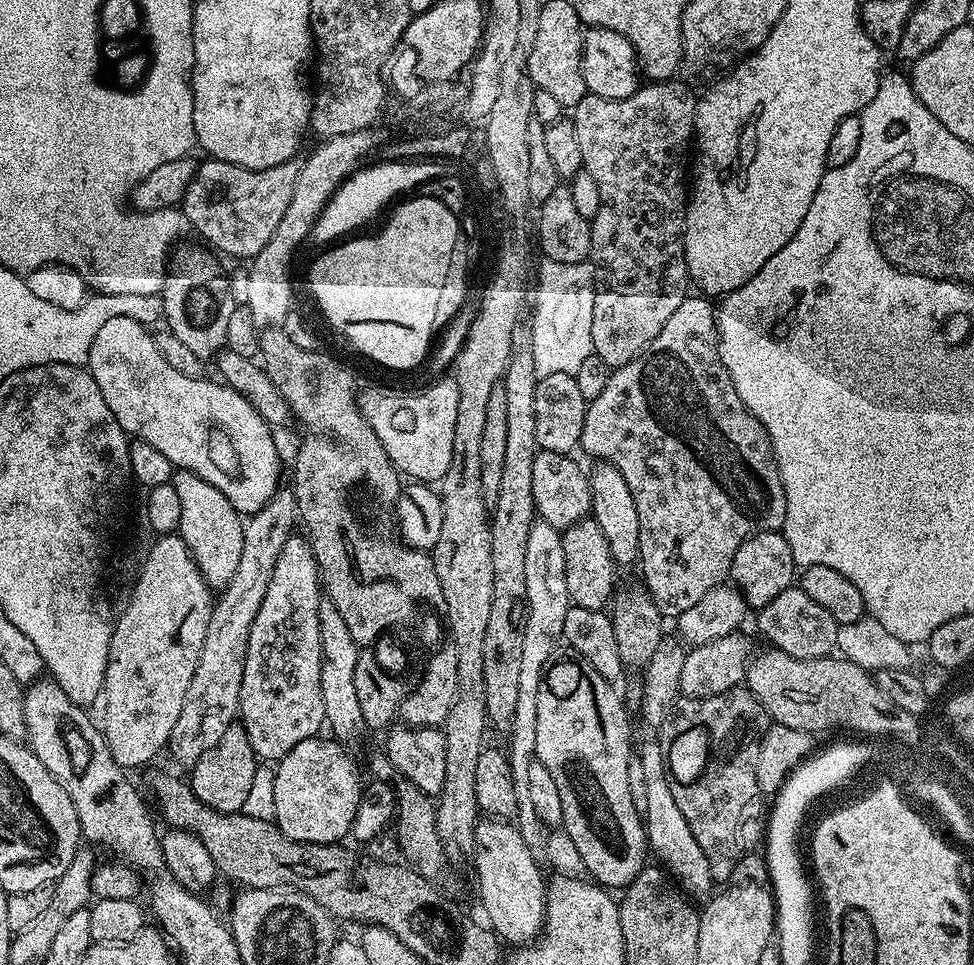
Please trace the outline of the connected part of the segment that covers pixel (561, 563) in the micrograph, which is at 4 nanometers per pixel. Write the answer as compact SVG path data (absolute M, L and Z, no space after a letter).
M537 518L530 526L530 538L526 538L526 602L528 613L526 614L526 638L522 641L522 667L520 681L518 682L518 706L514 706L514 722L510 739L512 742L506 746L508 761L512 767L514 778L514 792L518 794L518 810L514 817L514 823L520 829L526 846L533 854L539 853L546 844L546 825L534 814L534 805L530 798L528 788L528 771L536 760L536 739L538 738L538 686L542 682L542 674L550 654L556 651L564 635L564 623L566 622L566 610L570 606L568 591L566 590L566 554L562 551L561 529L550 526L550 522Z

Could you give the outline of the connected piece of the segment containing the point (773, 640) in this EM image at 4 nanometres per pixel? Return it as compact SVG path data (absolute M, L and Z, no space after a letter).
M793 586L782 590L776 598L765 608L759 609L756 624L760 632L769 641L771 647L777 648L780 652L790 654L799 660L813 660L823 656L833 655L838 638L839 624L830 614L830 610L822 610L810 594L806 594L799 588Z

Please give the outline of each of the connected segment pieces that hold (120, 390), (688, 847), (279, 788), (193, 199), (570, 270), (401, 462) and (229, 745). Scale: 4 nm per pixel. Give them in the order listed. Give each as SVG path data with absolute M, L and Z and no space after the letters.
M125 316L99 328L86 367L98 382L106 406L129 437L150 442L154 450L170 458L173 469L198 474L198 478L222 490L237 512L262 510L281 483L273 429L242 394L227 384L178 374L148 332L145 325Z
M659 739L656 740L644 740L641 744L639 741L638 744L638 755L646 777L646 810L642 814L642 819L644 832L648 835L648 846L651 855L656 855L661 860L656 859L676 882L681 892L695 899L704 895L707 897L714 888L710 862L706 854L702 854L702 846L698 846L698 838L694 838L690 822L686 822L678 802L674 802L674 794L670 794L666 748Z
M317 734L306 742L298 742L290 754L278 761L272 777L274 778L274 814L275 824L280 827L286 838L306 842L307 844L335 844L343 841L352 831L354 814L358 810L362 783L360 772L352 761L347 747L335 738L323 740L323 735Z
M204 158L199 161L190 186L186 186L182 211L189 229L197 232L205 245L211 246L217 253L225 252L228 256L256 256L270 242L270 234L278 230L278 222L282 222L282 214L286 214L286 206L290 206L290 197L294 195L294 182L298 182L300 164L295 159L282 162L278 166L270 166L266 170L250 170L242 166L234 166L230 162Z
M541 259L538 264L540 273L534 276L534 300L536 309L532 312L530 323L530 339L534 354L534 370L537 377L546 374L574 374L586 358L592 355L592 339L590 338L590 322L594 322L594 294L596 289L592 282L591 263L567 264Z
M455 378L440 380L424 388L420 396L412 392L387 392L368 388L359 393L360 413L378 434L390 454L396 471L416 482L438 482L454 458L454 424L458 422L458 382Z
M234 722L226 730L226 734L222 734L219 742L210 746L210 750L206 750L206 754L202 754L202 758L191 765L190 783L194 794L198 794L198 798L206 802L206 806L219 812L243 812L257 767L258 757L250 746L250 738L243 723Z

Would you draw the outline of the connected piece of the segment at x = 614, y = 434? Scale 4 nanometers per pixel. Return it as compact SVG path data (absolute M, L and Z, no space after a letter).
M700 294L685 296L682 306L678 306L678 310L674 310L672 317L666 321L666 326L658 330L658 338L654 338L654 342L650 342L644 352L638 354L638 358L626 362L626 366L611 369L602 394L587 405L580 448L588 451L593 456L593 461L613 464L618 474L626 478L626 486L630 486L630 494L634 494L634 506L638 506L638 526L640 527L638 568L644 571L643 587L664 618L681 616L683 612L690 610L690 606L694 606L694 602L702 599L702 594L714 590L714 586L725 583L732 571L734 554L738 554L738 546L742 546L746 538L759 532L778 532L783 529L786 518L786 494L772 453L772 443L762 422L758 422L758 418L750 414L742 398L738 398L738 390L734 390L734 382L730 382L730 374L726 374L726 366L722 366L720 333L716 331L716 308L711 299Z

